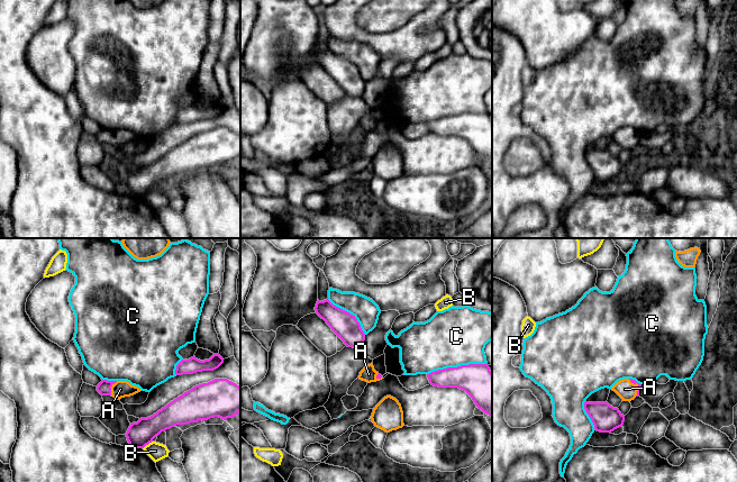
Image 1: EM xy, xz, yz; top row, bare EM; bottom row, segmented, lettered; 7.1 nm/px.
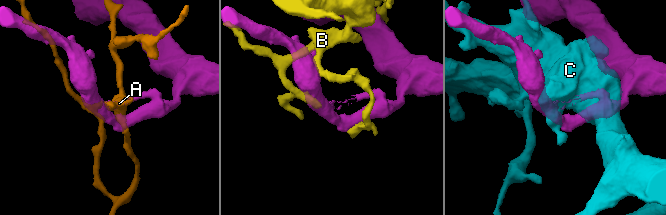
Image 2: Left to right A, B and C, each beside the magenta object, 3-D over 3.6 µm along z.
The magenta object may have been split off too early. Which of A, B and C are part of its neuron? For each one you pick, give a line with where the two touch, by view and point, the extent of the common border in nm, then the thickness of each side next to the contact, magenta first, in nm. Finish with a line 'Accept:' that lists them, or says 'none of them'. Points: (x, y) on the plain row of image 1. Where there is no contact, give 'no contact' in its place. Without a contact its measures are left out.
Accept: none of them

